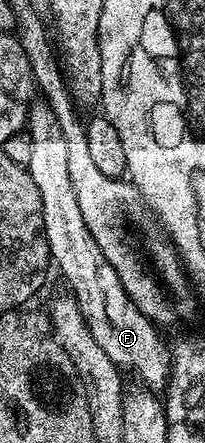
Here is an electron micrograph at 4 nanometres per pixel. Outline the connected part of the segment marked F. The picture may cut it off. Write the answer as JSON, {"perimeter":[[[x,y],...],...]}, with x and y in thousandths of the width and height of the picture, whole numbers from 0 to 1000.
{"perimeter":[[[180,226],[132,248],[132,296],[151,307],[156,350],[137,370],[151,406],[190,424],[190,445],[210,449],[210,515],[229,533],[244,585],[298,607],[307,625],[337,634],[332,652],[385,686],[444,740],[444,758],[541,804],[541,813],[595,840],[654,844],[693,874],[751,885],[810,878],[834,851],[834,790],[766,756],[771,738],[698,704],[659,695],[620,668],[561,605],[522,596],[522,578],[483,564],[483,551],[444,533],[385,479],[385,451],[366,451],[366,424],[346,424],[346,395],[327,379],[327,325],[288,289],[288,271],[234,230]]]}

